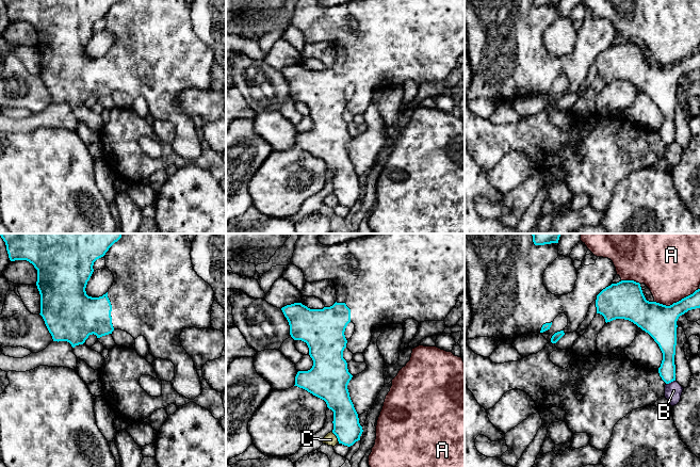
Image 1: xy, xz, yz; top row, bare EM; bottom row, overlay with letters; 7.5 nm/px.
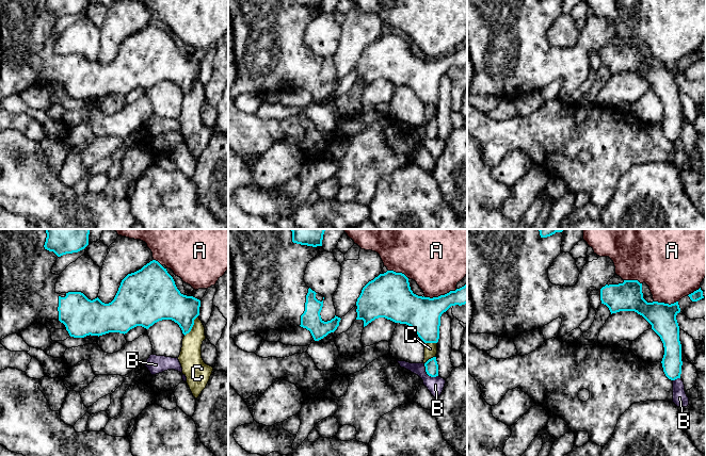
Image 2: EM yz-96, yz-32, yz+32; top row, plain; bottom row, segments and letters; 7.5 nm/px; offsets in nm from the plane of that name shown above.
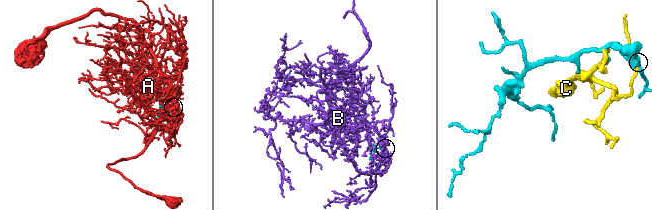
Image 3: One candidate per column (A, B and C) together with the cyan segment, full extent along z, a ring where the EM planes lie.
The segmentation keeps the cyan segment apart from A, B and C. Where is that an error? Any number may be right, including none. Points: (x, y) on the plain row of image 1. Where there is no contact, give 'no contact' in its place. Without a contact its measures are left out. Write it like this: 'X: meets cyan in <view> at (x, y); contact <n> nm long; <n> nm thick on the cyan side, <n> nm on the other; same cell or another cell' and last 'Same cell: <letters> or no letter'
A: meets cyan in yz at (677, 63); contact 340 nm long; 260 nm thick on the cyan side, 440 nm on the other; another cell
B: meets cyan in yz at (670, 143); contact 80 nm long; 130 nm thick on the cyan side, 130 nm on the other; another cell
C: meets cyan in xz at (337, 198); contact 100 nm long; 200 nm thick on the cyan side, 90 nm on the other; another cell
Same cell: no letter

